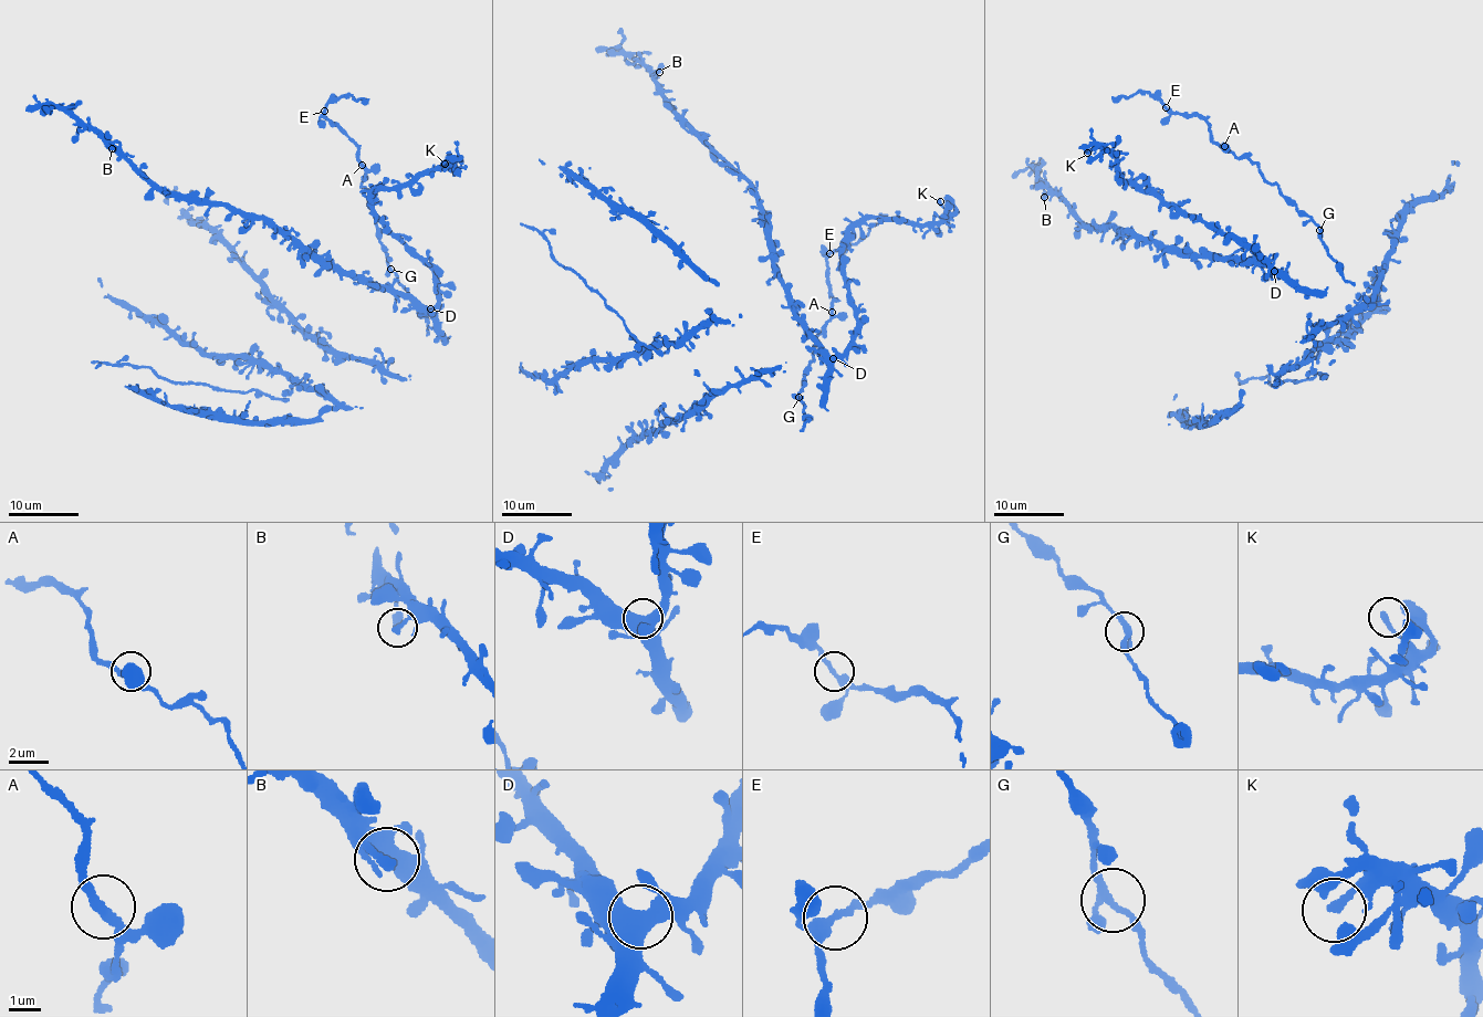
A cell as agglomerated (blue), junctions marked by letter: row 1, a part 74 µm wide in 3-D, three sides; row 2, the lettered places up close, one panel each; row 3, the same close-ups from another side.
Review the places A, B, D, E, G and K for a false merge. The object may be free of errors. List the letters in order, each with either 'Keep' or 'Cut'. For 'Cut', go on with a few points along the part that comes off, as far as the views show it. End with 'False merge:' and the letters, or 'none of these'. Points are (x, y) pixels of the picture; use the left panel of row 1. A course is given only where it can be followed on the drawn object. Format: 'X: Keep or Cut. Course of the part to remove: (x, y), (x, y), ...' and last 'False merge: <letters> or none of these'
A: Keep
B: Keep
D: Keep
E: Keep
G: Keep
K: Keep
False merge: none of these

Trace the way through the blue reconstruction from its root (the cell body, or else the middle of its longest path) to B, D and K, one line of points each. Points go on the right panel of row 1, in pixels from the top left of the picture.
B: (1301, 291), (1243, 258), (1183, 255), (1113, 226), (1090, 231), (1056, 194), (1044, 197)
D: (1301, 291), (1274, 271)
K: (1301, 291), (1252, 249), (1119, 179), (1114, 171), (1115, 156), (1106, 150), (1093, 147), (1087, 153)

